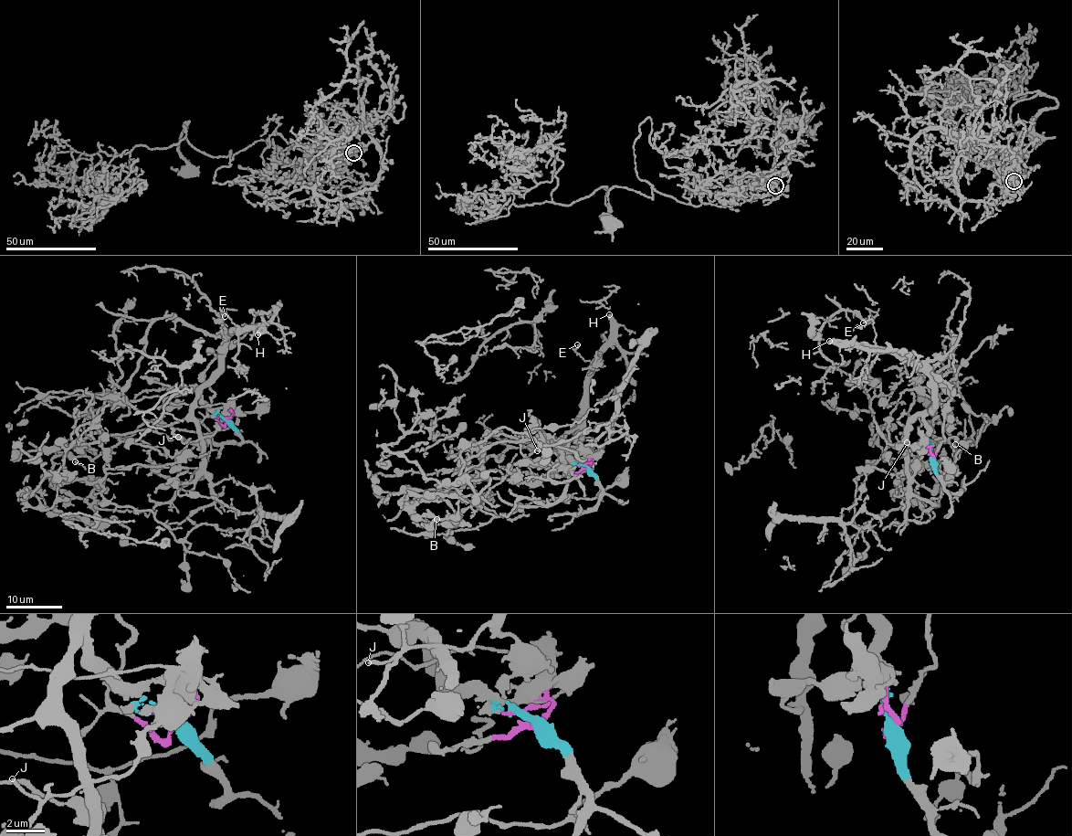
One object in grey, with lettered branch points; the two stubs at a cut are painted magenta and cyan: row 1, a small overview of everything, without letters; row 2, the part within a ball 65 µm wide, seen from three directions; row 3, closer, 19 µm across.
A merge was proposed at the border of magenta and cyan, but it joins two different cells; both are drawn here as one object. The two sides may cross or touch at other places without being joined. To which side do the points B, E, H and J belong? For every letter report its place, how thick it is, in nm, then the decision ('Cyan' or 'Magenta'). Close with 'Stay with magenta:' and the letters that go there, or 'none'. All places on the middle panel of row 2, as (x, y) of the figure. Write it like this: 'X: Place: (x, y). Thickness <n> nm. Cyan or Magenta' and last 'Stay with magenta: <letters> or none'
B: Place: (436, 519). Thickness 280 nm. Magenta
E: Place: (577, 344). Thickness 120 nm. Cyan
H: Place: (609, 314). Thickness 360 nm. Cyan
J: Place: (537, 450). Thickness 170 nm. Magenta
Stay with magenta: B, J

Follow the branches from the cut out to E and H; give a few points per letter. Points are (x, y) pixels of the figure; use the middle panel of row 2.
E: (587, 470), (564, 457), (560, 449), (563, 452), (578, 447), (581, 405), (592, 363), (577, 353), (577, 344)
H: (587, 470), (564, 457), (560, 449), (578, 447), (583, 387), (591, 366), (611, 333), (609, 314)

